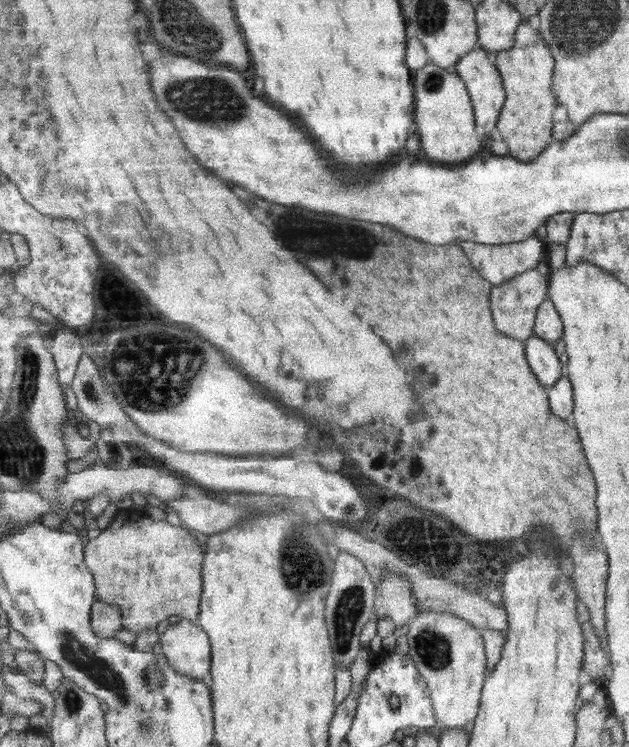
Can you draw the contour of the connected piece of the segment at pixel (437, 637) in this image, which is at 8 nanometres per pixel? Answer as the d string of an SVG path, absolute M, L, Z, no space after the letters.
M435 611L419 613L408 626L408 655L428 684L438 722L445 728L456 729L475 722L480 712L482 690L490 673L482 631L454 614Z

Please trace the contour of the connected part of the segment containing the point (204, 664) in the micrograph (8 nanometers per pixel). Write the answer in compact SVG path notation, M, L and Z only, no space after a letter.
M181 617L159 636L159 642L162 653L177 672L203 680L212 688L212 644L197 622Z

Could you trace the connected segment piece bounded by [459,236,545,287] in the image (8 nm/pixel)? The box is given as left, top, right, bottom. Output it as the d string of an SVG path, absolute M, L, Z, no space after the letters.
M536 236L511 244L479 244L469 240L460 240L459 244L481 276L498 287L537 268L545 252L545 242Z

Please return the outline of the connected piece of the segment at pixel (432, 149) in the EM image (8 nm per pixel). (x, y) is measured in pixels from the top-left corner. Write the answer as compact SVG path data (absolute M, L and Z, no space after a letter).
M433 62L418 70L414 79L416 80L416 121L419 128L417 134L425 154L443 162L465 162L473 158L481 150L482 133L475 132L476 112L465 81L454 69L441 68Z

